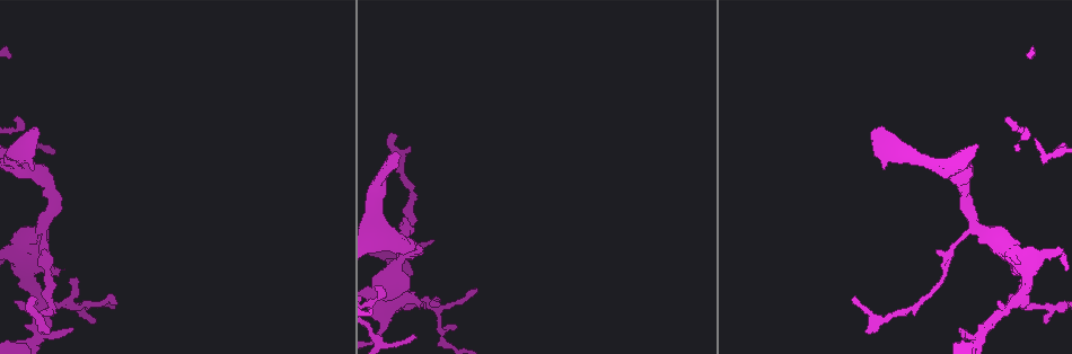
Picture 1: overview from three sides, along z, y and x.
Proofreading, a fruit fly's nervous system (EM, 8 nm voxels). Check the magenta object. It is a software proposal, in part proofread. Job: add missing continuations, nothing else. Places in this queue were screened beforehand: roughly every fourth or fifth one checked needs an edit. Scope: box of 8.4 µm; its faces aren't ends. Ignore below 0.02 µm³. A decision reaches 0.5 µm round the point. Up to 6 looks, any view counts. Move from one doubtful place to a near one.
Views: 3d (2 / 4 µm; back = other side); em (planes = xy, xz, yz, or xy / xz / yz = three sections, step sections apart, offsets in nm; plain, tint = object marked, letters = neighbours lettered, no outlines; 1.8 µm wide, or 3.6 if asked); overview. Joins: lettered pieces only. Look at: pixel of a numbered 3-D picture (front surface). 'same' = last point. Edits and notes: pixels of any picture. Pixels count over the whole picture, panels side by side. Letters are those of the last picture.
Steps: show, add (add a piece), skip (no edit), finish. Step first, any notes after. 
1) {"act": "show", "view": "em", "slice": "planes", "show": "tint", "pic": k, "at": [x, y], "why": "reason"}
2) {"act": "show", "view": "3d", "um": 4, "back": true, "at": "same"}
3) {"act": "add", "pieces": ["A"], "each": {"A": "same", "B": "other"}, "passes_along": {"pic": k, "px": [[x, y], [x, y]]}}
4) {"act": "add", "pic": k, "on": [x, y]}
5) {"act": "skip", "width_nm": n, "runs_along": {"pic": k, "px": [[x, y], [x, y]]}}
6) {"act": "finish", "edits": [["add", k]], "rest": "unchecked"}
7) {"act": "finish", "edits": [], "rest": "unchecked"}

{"act": "show", "view": "3d", "um": 2, "back": true, "pic": 1, "at": [424, 308], "why": "an open end"}

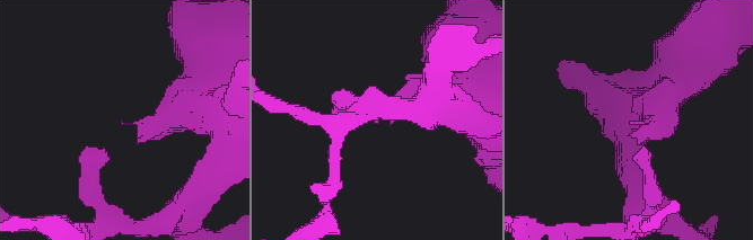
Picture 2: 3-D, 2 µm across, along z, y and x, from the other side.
{"act": "show", "view": "em", "slice": "xy", "step": 4, "show": "letters", "pic": 2, "at": [376, 122]}

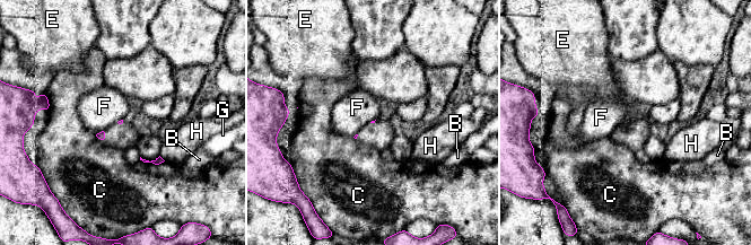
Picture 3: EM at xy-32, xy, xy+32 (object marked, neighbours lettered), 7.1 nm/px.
{"act": "show", "view": "em", "slice": "planes", "show": "letters", "at": "same", "why": "another direction"}

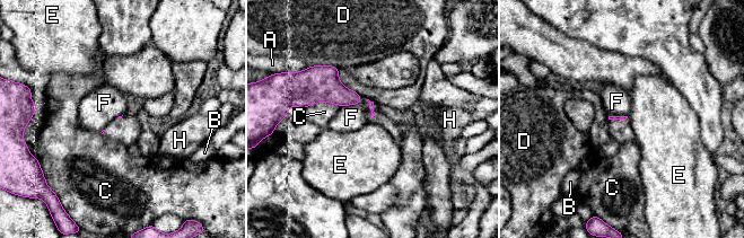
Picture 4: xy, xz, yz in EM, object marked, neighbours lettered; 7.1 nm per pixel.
{"act": "skip", "each": {"A": "other", "B": "other", "C": "other", "D": "other", "E": "other", "F": "other", "H": "other"}, "border": {"pic": 4, "px": [[358, 103], [340, 106]]}, "found": "no lettered piece goes on from it"}

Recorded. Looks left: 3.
{"act": "show", "view": "em", "slice": "yz", "step": 4, "show": "letters", "pic": 1, "at": [430, 241], "why": "free end"}

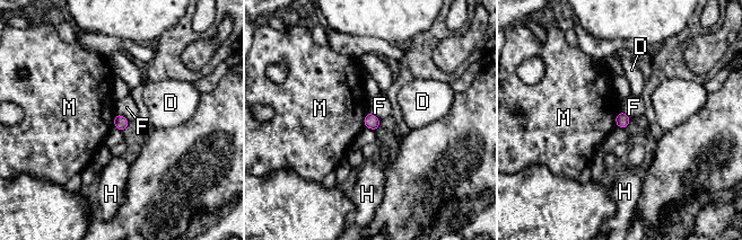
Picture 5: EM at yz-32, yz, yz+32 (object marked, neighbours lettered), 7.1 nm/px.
{"act": "show", "view": "em", "slice": "planes", "show": "letters", "at": "same"}

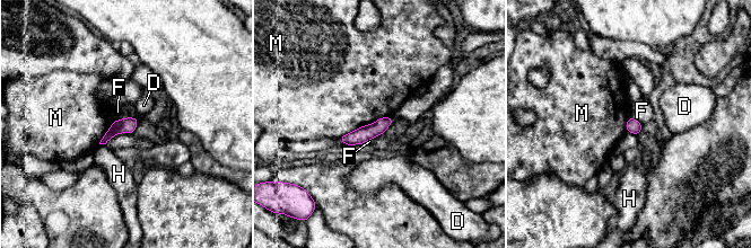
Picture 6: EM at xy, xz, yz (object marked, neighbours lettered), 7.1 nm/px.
{"act": "skip", "width_nm": 100, "each": {"D": "other", "F": "other", "H": "other", "M": "other"}, "found": "none of them fits"}

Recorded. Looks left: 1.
{"act": "show", "view": "em", "slice": "yz", "step": 4, "show": "letters", "pic": 1, "at": [864, 330], "why": "free end"}

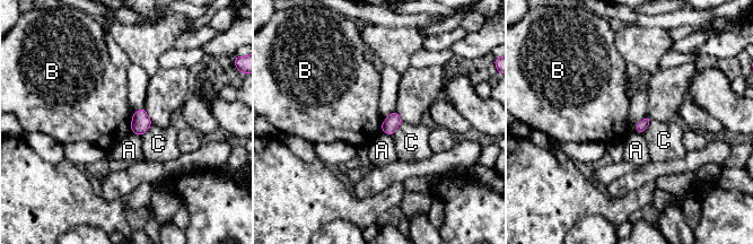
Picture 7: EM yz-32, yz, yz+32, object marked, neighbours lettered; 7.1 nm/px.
{"act": "skip", "longest_contact_nm": ["C", 130], "each": {"A": "other", "B": "other", "C": "other"}, "border": {"pic": 7, "px": [[132, 115], [131, 131]]}, "found": "no lettered piece goes on from it"}

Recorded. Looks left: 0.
{"act": "finish", "edits": [], "rest": "unchecked"}

